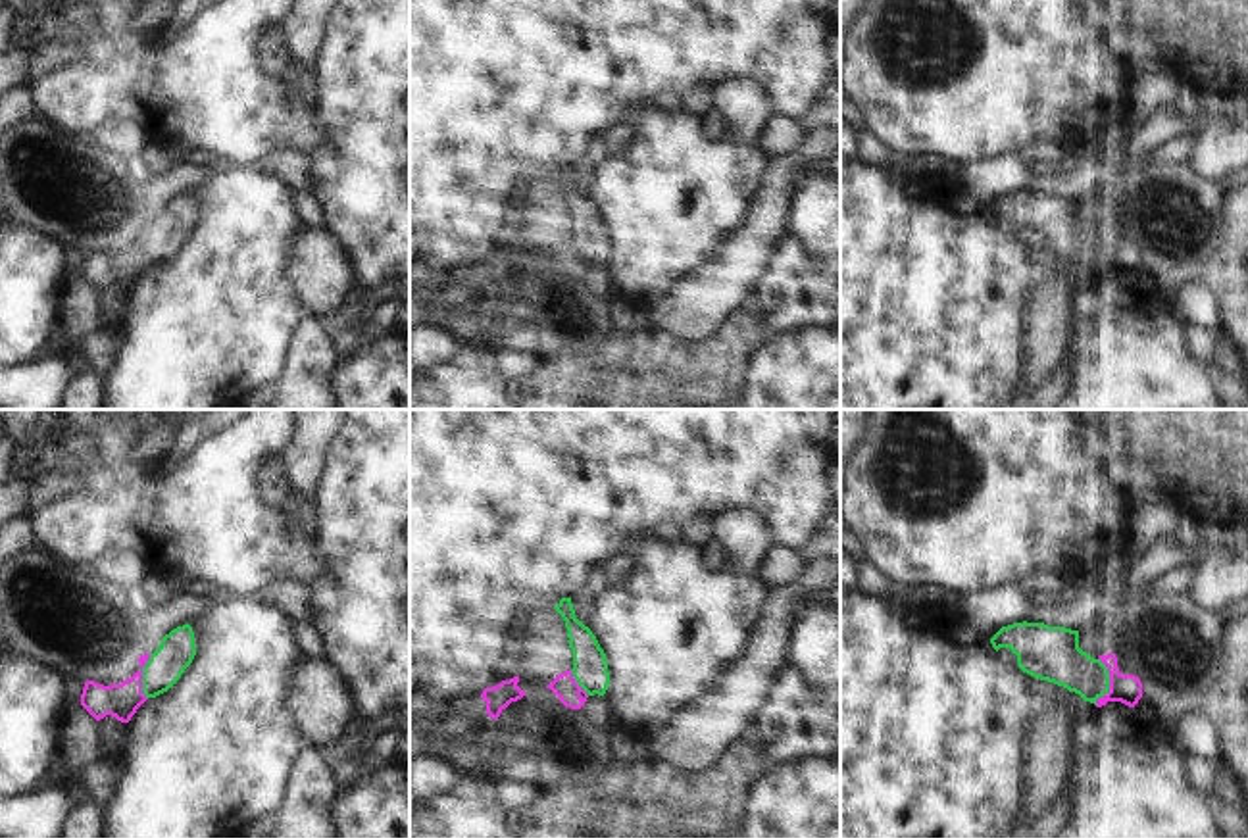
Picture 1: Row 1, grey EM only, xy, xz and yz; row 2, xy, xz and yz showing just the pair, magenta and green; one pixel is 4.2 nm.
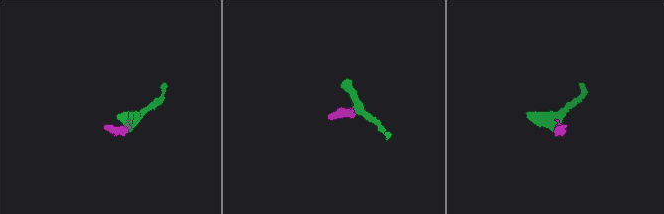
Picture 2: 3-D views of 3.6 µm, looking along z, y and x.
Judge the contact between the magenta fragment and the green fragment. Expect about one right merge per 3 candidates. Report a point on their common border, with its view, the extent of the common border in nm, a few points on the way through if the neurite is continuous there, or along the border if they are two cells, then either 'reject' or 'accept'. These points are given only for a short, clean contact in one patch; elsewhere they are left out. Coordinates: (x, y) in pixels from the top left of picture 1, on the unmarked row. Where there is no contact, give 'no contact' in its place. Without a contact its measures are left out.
meets magenta in yz at (1110, 252); contact 200 nm long; border along yz (1098, 227), (1108, 243), (1108, 260), (1095, 273); reject

